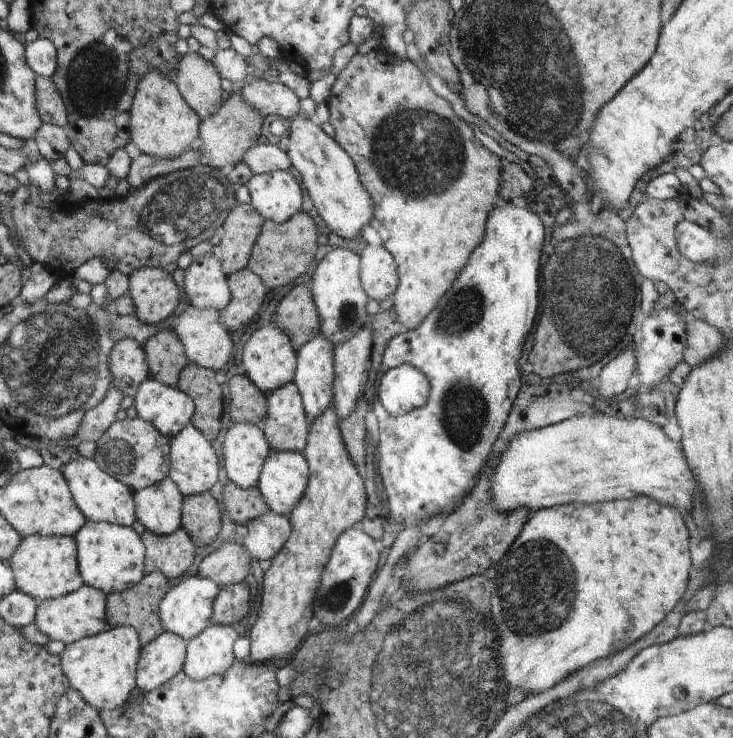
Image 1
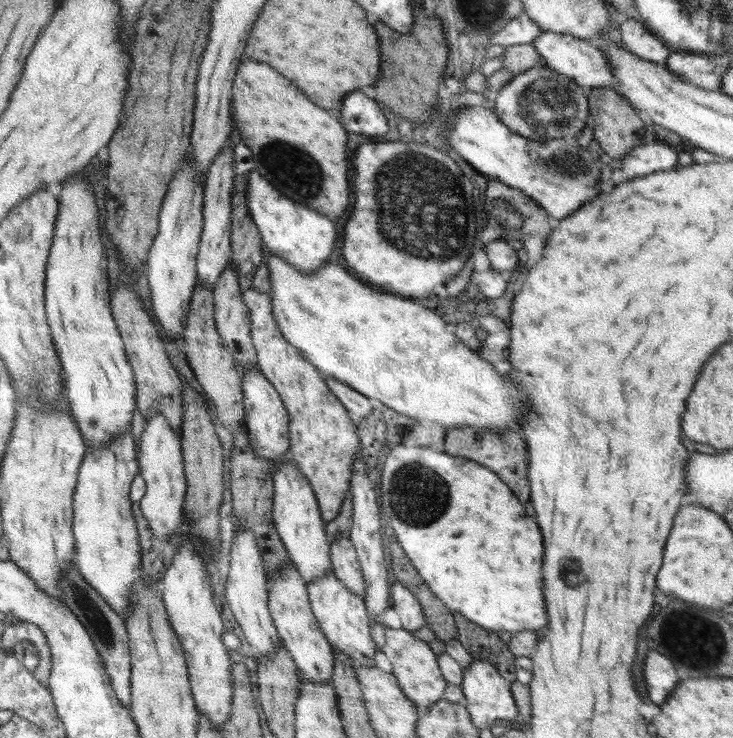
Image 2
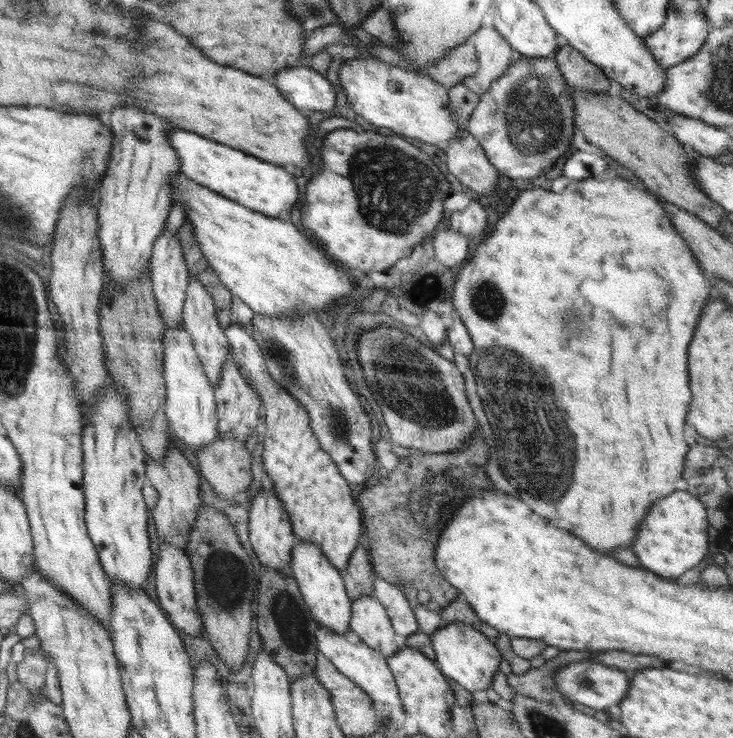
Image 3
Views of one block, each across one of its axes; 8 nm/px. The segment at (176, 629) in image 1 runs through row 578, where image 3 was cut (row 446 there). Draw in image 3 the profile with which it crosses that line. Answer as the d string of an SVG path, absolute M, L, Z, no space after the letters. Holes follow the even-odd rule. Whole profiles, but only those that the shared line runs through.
M179 324L177 328L165 328L163 345L163 368L167 388L165 415L170 436L196 453L201 448L212 444L217 437L215 387L210 384L208 377L204 374L190 333L183 324Z

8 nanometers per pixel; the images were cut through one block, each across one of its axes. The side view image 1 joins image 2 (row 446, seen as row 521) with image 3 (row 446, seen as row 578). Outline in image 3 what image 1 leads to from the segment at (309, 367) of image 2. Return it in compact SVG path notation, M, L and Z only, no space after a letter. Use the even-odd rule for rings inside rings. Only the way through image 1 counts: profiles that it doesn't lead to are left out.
M232 324L223 329L229 342L229 352L234 357L234 363L238 365L240 374L251 386L251 389L260 397L264 412L266 412L266 416L264 416L266 432L264 433L262 455L263 468L270 477L275 495L283 501L296 539L317 544L328 561L342 572L348 567L348 560L359 543L364 529L362 513L356 501L355 491L350 482L340 474L338 465L330 458L329 453L320 448L318 439L310 428L310 417L306 410L296 402L291 394L288 394L271 379L270 373L264 365L259 346L246 330L247 327L240 324Z

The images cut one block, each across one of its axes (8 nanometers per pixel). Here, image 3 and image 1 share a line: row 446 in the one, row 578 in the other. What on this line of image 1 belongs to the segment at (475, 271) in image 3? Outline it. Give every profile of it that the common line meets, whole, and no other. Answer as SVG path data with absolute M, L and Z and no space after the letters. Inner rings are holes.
M644 496L636 497L634 500L616 500L616 502L598 502L598 504L575 502L531 512L518 538L501 558L502 562L498 562L495 566L497 570L497 577L494 580L496 590L492 594L490 610L502 634L500 636L502 638L500 656L504 662L503 676L507 684L512 688L522 688L524 692L528 692L527 695L544 692L556 686L575 670L594 662L594 659L606 658L617 653L652 630L654 626L662 622L663 618L666 618L669 612L674 610L685 595L689 585L690 568L692 568L692 557L690 557L688 548L690 548L690 539L681 512Z

